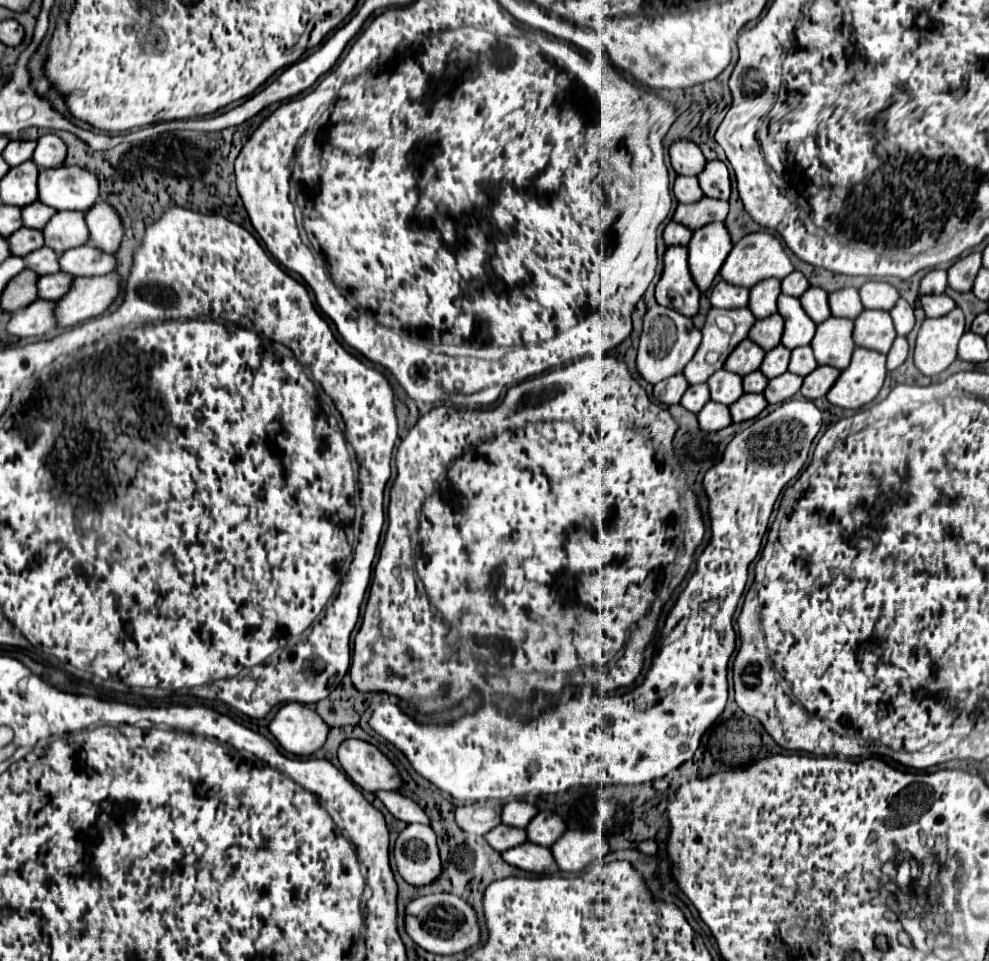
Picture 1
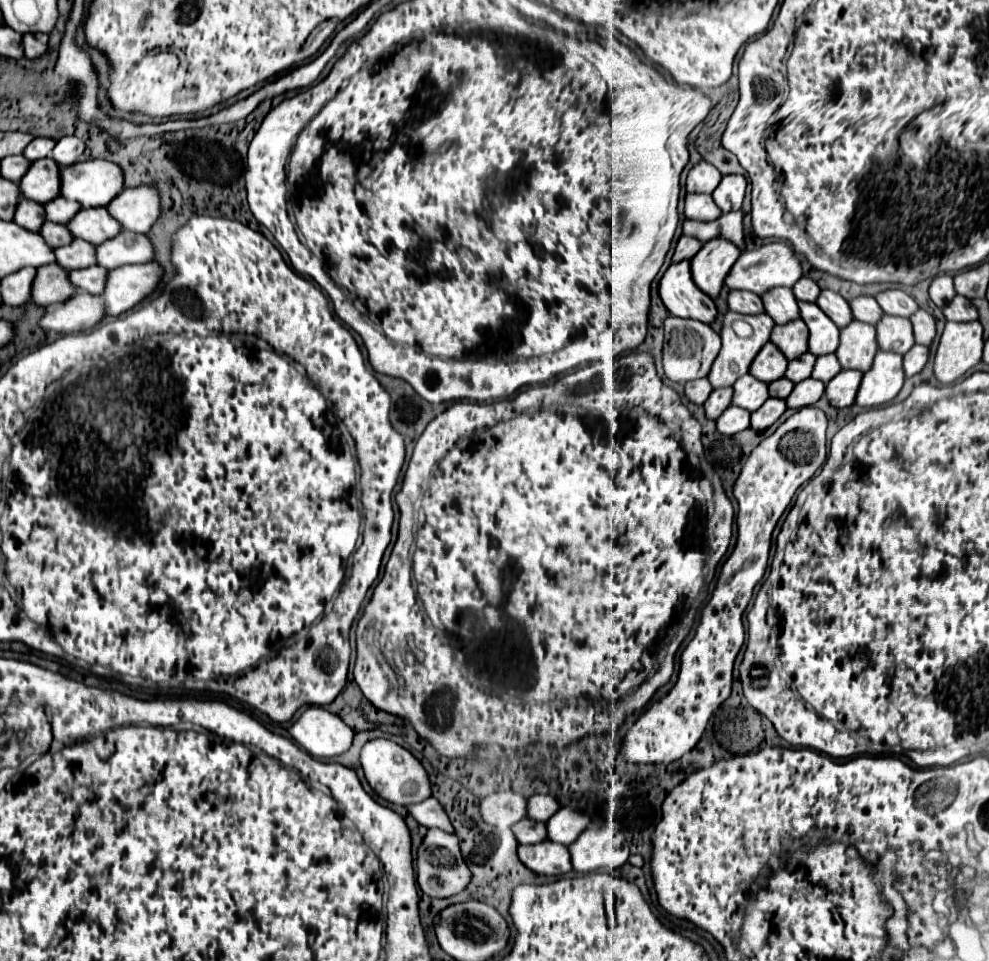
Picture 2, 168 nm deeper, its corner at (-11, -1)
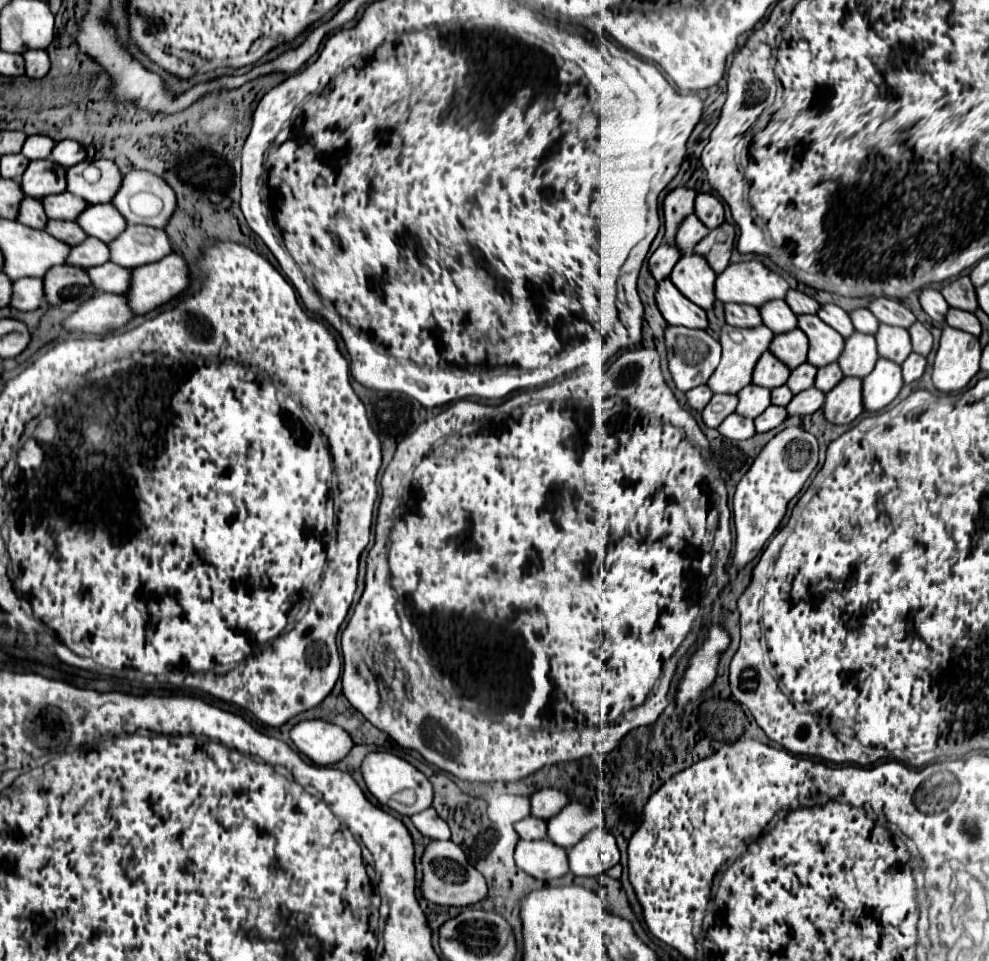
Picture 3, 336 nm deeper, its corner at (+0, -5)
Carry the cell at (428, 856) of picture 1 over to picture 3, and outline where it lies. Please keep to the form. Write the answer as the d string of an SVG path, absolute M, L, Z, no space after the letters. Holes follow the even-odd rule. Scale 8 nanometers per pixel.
M431 841L423 855L423 895L437 905L469 907L487 897L487 881L467 863L467 857L453 841Z

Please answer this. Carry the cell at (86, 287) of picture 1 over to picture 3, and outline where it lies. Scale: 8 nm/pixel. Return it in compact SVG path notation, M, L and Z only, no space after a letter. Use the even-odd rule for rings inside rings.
M167 255L157 263L133 269L131 287L127 291L129 305L137 315L145 315L189 287L189 267L181 255Z

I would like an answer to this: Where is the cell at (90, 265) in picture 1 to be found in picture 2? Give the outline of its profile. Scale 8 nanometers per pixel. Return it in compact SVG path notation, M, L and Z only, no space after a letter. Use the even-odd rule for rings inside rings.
M120 233L96 247L96 263L104 269L116 269L132 263L148 263L152 257L152 243L146 235L136 233Z

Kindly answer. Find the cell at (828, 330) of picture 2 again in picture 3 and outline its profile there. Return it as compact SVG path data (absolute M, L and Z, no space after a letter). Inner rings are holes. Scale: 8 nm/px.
M799 315L797 319L799 319L801 331L805 331L805 335L809 337L809 363L815 367L825 367L827 363L835 363L843 353L845 339L835 329L827 327L827 323L823 323L817 315Z

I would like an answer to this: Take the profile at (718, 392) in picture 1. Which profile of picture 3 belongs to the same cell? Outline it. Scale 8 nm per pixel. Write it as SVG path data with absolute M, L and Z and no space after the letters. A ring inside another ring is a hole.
M749 385L739 393L737 413L749 419L759 417L771 405L771 391L759 385Z

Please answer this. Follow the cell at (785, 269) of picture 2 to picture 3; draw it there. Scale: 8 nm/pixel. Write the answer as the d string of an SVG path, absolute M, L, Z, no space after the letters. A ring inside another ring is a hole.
M757 259L729 265L715 281L715 295L721 303L761 307L767 301L785 299L787 291L787 281Z

